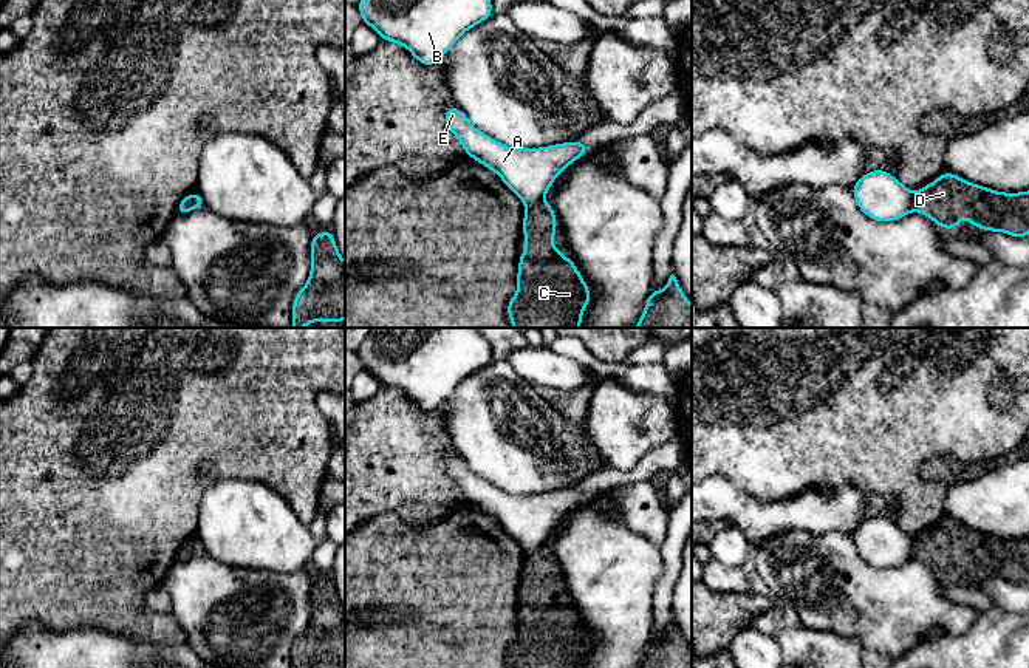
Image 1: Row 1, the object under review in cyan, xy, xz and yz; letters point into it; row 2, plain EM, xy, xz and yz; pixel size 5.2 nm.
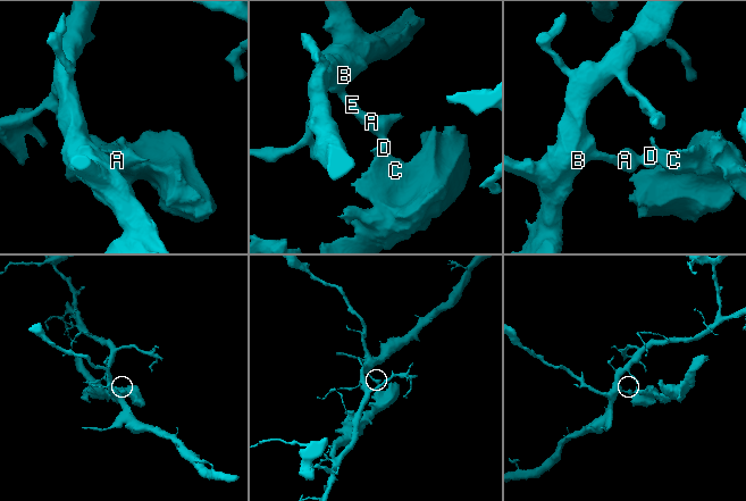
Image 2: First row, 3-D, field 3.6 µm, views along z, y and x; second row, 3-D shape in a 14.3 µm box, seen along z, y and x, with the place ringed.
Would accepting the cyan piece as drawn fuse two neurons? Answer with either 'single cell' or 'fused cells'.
fused cells

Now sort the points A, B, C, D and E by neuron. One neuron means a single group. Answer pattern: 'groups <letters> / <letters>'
groups A B E / C D

